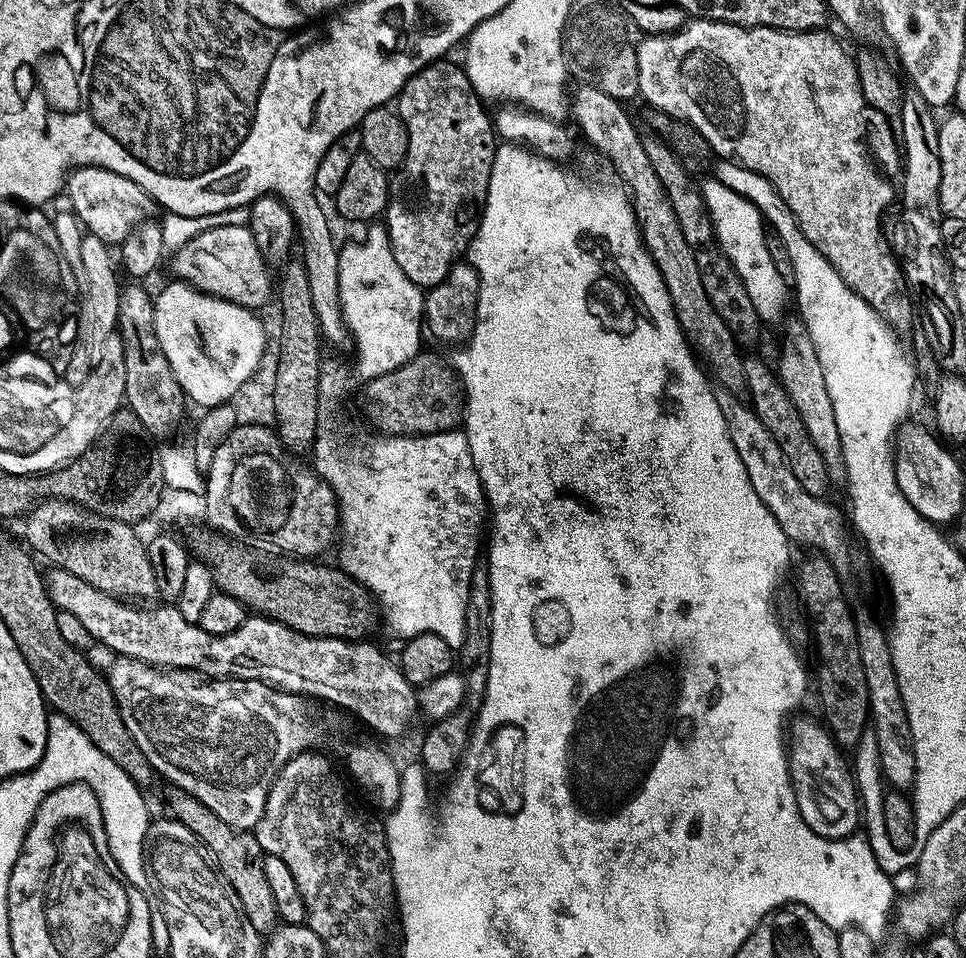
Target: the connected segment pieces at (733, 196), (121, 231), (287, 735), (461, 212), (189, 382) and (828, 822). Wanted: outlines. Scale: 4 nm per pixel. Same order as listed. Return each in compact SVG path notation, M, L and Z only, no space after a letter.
M715 178L703 181L702 191L712 225L716 231L716 243L730 258L734 270L738 270L738 278L742 278L742 286L746 286L746 294L750 294L750 302L754 302L754 310L758 310L761 321L768 322L779 314L784 306L784 299L789 299L789 285L778 274L774 262L770 259L770 250L766 250L766 223L761 212L742 194L735 193Z
M72 168L66 176L66 196L67 192L77 218L88 227L85 229L109 246L120 245L132 227L149 215L150 201L144 191L130 182L130 178L122 178L122 174L114 174L105 168Z
M116 656L113 661L106 668L108 685L126 730L138 742L138 750L146 754L152 771L190 794L233 830L255 829L276 775L296 755L296 744L300 744L300 723L306 720L301 697L263 680L197 678L187 670L161 670L129 656Z
M441 58L435 64L426 65L421 72L414 74L404 83L404 89L399 94L398 113L408 131L409 145L402 167L391 177L388 185L388 204L384 207L382 217L382 223L385 224L383 227L388 233L388 246L394 254L394 262L398 266L402 266L402 274L406 274L406 278L410 278L412 285L421 290L433 288L435 284L442 282L442 278L446 278L446 274L453 264L467 253L469 243L476 234L476 225L482 215L488 188L492 185L492 163L494 162L494 154L498 150L498 137L494 131L493 117L490 112L483 108L485 105L481 98L476 95L463 67L459 63L451 64L450 61L451 59Z
M175 282L176 284L168 284L160 293L155 293L154 303L156 309L154 310L154 326L158 334L158 342L162 346L162 354L166 354L166 362L170 362L170 370L174 370L174 378L178 378L178 386L184 391L185 397L189 401L192 400L196 404L201 404L201 409L207 410L219 406L219 404L226 404L231 401L236 390L250 379L256 371L259 370L259 363L262 360L264 348L264 334L263 324L260 321L259 315L251 308L244 308L241 304L236 304L234 301L224 300L222 297L213 295L211 292L201 290L199 287L193 286L188 282Z
M804 720L792 732L792 740L788 744L788 769L796 795L796 808L802 814L804 824L810 826L814 834L827 840L843 840L851 837L855 828L861 827L861 803L858 799L857 788L850 775L849 769L844 769L840 760L841 751L829 735L827 728L812 720Z

